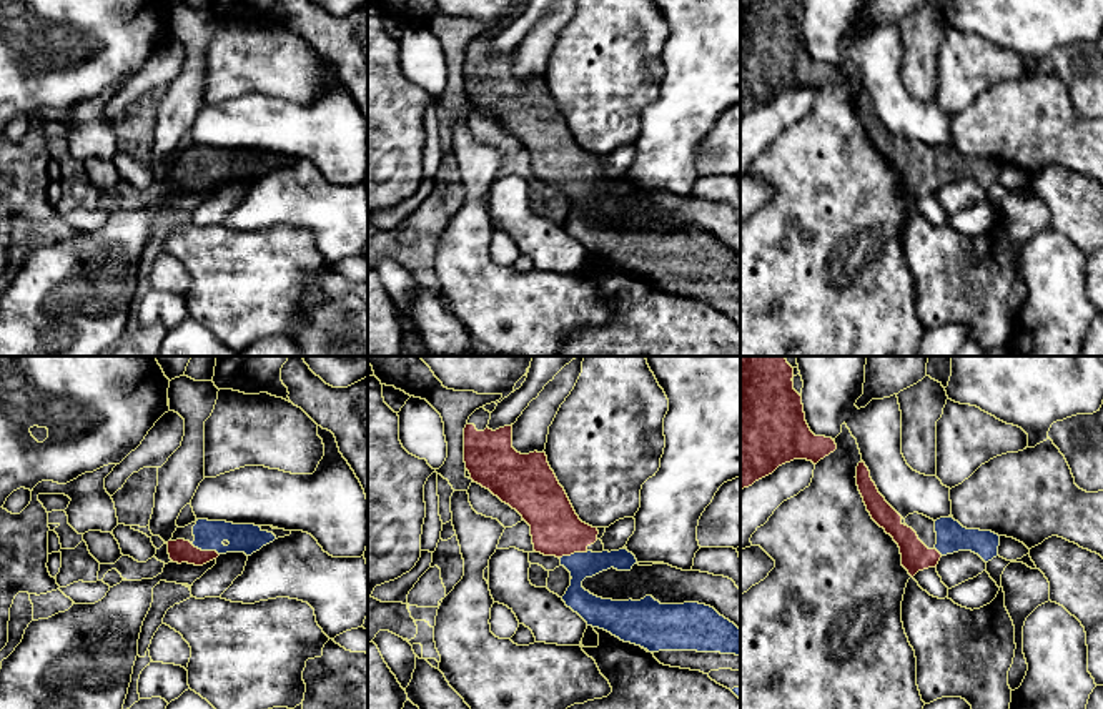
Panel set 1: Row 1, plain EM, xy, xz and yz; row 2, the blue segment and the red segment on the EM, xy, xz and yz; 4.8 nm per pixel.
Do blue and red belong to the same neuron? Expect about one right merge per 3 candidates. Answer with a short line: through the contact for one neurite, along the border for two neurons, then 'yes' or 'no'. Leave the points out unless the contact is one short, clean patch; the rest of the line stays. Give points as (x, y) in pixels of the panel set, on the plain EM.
line xy (208, 162), (205, 177), (180, 178); yes

